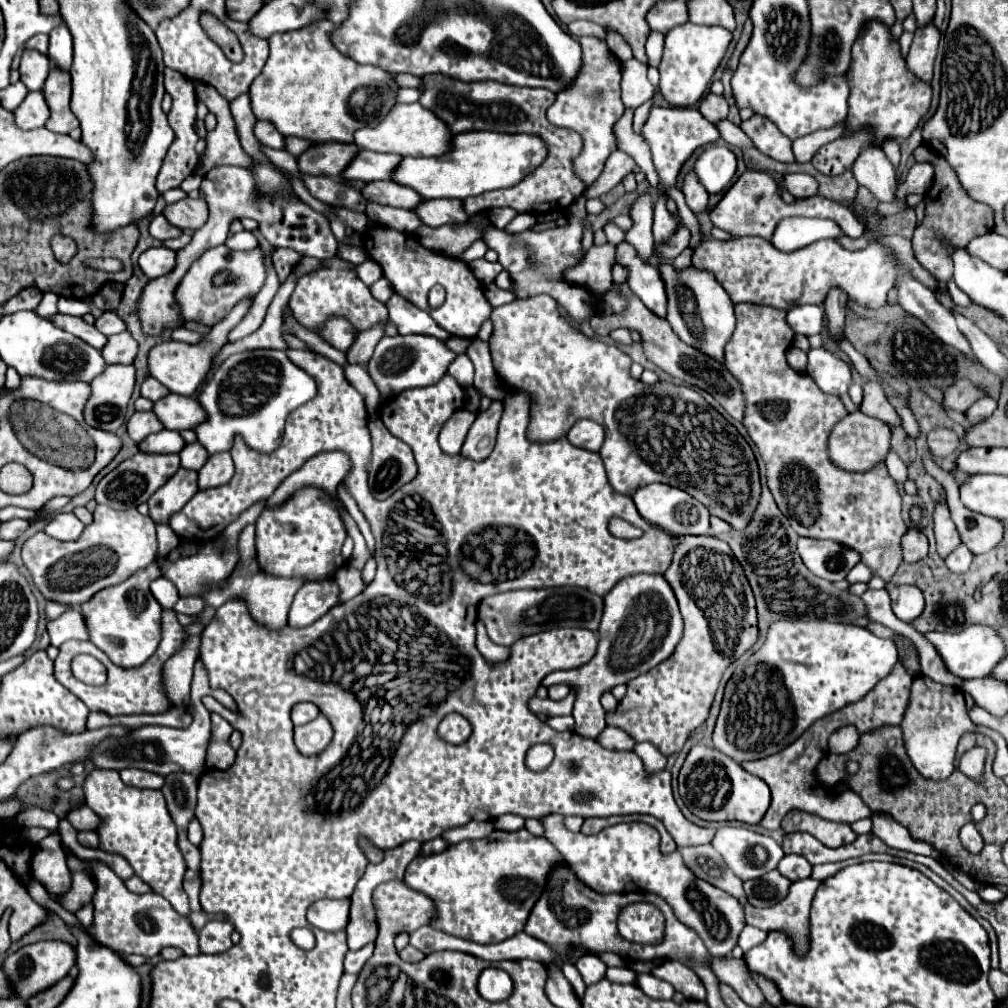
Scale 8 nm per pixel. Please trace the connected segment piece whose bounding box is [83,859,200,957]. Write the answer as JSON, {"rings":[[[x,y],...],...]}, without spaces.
{"rings":[[[98,859],[83,861],[86,867],[90,867],[98,891],[94,895],[94,927],[88,929],[102,945],[124,951],[124,953],[136,953],[144,957],[156,957],[164,947],[180,947],[186,955],[198,955],[196,949],[198,935],[192,929],[190,921],[182,915],[178,915],[172,905],[158,893],[132,893],[124,887],[124,881],[112,873],[112,869]]]}

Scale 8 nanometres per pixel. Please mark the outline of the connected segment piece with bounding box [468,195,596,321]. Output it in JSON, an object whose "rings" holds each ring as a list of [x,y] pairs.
{"rings":[[[578,197],[570,207],[568,207],[568,223],[564,227],[554,227],[554,229],[546,229],[546,231],[522,231],[522,233],[506,233],[496,229],[494,225],[486,225],[486,217],[482,215],[474,215],[468,219],[468,223],[476,223],[482,227],[482,241],[494,249],[498,253],[498,261],[502,263],[502,267],[510,273],[510,277],[516,281],[516,297],[524,299],[528,295],[538,295],[538,293],[548,293],[552,295],[558,305],[562,305],[576,321],[586,319],[588,315],[592,315],[596,311],[596,299],[594,295],[584,289],[584,287],[576,287],[576,285],[566,285],[560,281],[560,273],[578,263],[582,259],[582,231],[584,231],[584,219],[586,219],[586,209],[584,209],[586,197]]]}

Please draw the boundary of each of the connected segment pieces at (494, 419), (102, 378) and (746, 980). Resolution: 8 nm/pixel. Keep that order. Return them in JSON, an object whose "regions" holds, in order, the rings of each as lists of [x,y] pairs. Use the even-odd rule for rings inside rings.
{"regions":[[[[492,401],[492,405],[476,417],[472,423],[460,455],[470,461],[484,461],[490,457],[496,441],[496,429],[502,415],[502,401]]],[[[108,365],[90,383],[92,393],[84,405],[84,421],[90,427],[114,433],[124,423],[134,383],[136,375],[132,365]]],[[[714,957],[712,967],[716,967],[716,977],[722,983],[728,983],[746,1005],[762,1007],[766,1003],[766,999],[764,999],[762,991],[758,989],[758,985],[748,977],[748,969],[746,969],[742,959]]]]}

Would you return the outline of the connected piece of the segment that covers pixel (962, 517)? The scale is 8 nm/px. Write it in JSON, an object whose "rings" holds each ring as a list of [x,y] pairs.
{"rings":[[[924,455],[922,463],[924,463],[924,469],[946,489],[946,503],[948,503],[948,509],[952,513],[952,521],[956,523],[956,529],[960,533],[962,543],[974,555],[988,553],[990,549],[994,549],[1002,541],[1002,531],[1004,531],[1002,523],[998,519],[968,511],[960,503],[958,481],[954,479],[954,475],[950,475],[940,465],[936,465],[930,455]]]}

